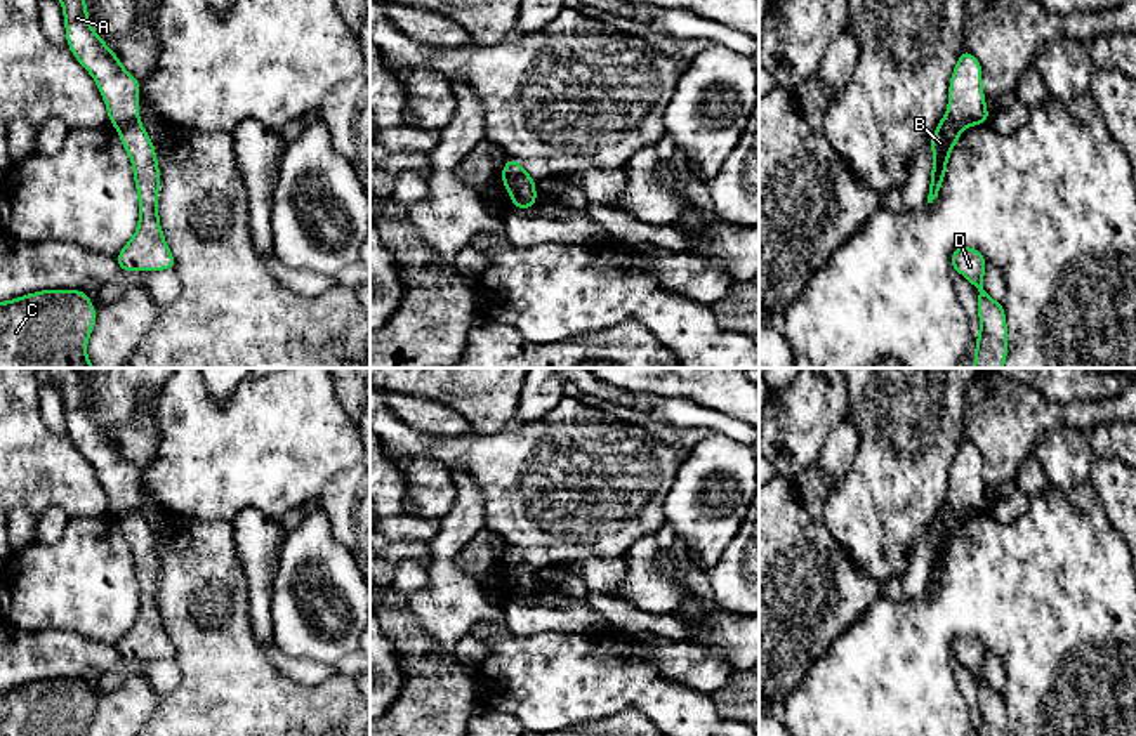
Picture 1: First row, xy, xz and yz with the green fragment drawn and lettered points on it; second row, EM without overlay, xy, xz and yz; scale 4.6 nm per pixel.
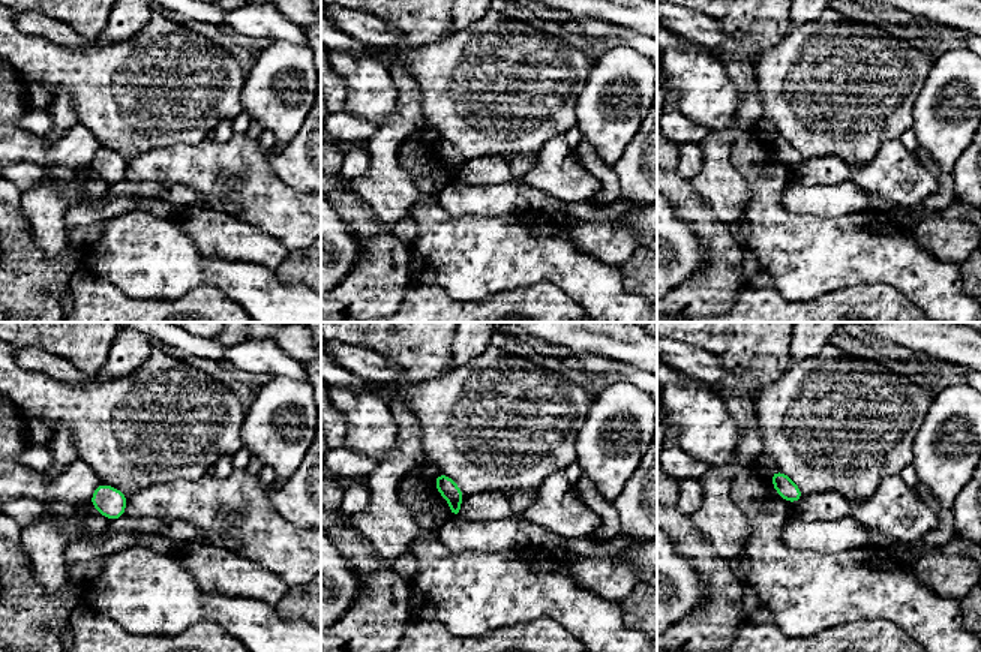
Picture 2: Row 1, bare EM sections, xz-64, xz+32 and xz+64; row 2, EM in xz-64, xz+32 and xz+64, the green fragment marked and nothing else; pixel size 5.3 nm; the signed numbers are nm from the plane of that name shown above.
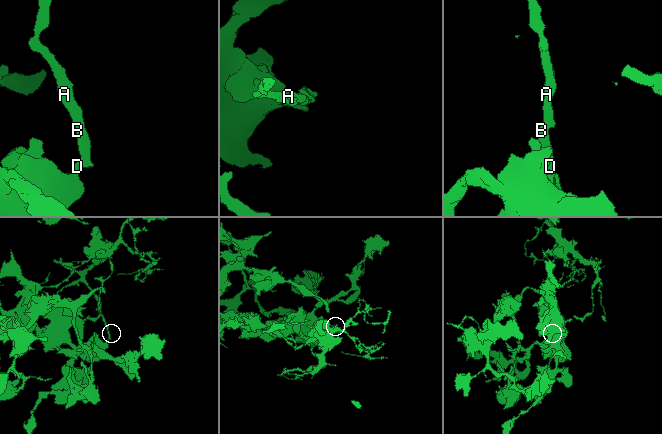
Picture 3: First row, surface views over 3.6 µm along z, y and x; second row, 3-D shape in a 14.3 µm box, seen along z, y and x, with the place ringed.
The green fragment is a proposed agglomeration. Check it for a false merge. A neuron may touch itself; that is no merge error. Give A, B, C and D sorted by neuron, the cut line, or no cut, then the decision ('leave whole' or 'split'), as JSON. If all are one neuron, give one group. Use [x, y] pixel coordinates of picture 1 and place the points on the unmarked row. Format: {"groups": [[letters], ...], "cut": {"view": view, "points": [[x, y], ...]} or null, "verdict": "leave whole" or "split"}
{"groups": [["A"], ["B", "C", "D"]], "cut": {"view": "xz", "points": [[502, 561], [521, 565], [534, 571]]}, "verdict": "split"}

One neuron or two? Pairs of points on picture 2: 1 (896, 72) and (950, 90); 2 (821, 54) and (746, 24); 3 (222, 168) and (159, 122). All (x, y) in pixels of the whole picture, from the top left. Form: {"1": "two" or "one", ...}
{"1": "two", "2": "two", "3": "two"}

